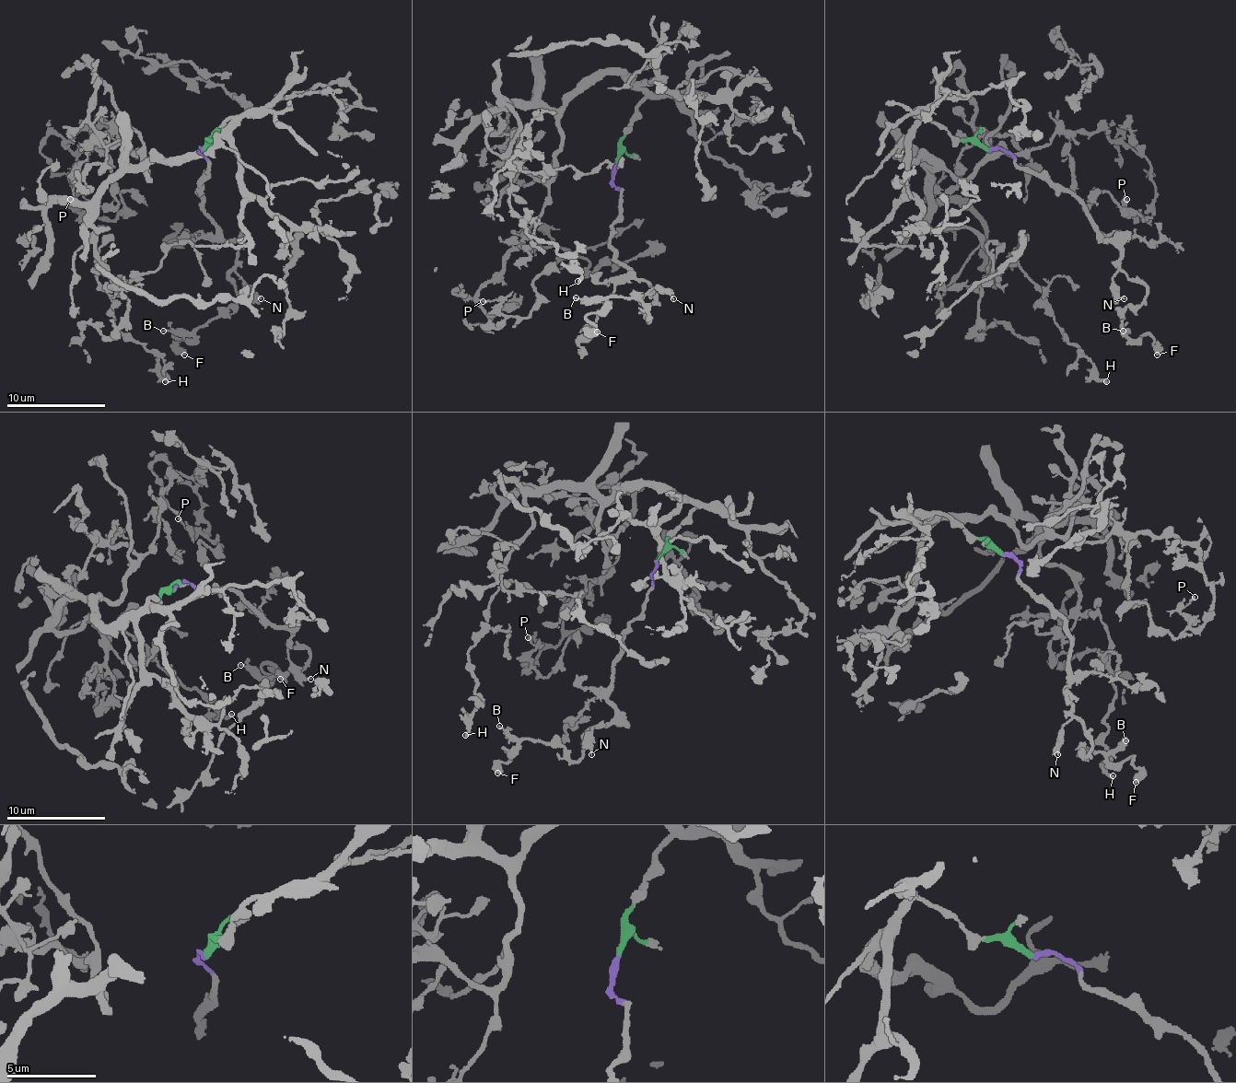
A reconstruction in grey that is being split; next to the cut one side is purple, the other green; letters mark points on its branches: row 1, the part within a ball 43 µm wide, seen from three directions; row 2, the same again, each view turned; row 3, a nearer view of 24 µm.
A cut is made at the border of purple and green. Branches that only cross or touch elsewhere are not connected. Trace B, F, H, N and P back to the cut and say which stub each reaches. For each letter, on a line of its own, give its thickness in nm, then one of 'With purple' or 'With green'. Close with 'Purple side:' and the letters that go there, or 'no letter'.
B: Thickness 110 nm. With purple
F: Thickness 480 nm. With purple
H: Thickness 240 nm. With green
N: Thickness 280 nm. With purple
P: Thickness 180 nm. With green
Purple side: B, F, N

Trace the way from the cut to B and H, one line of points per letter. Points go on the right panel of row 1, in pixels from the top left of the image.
B: (988, 149), (1003, 149), (1069, 193), (1119, 250), (1119, 265), (1147, 288), (1141, 303), (1125, 315), (1122, 330)
H: (988, 149), (921, 120), (899, 146), (933, 164), (928, 224), (968, 228), (996, 271), (1018, 265), (1107, 382)

